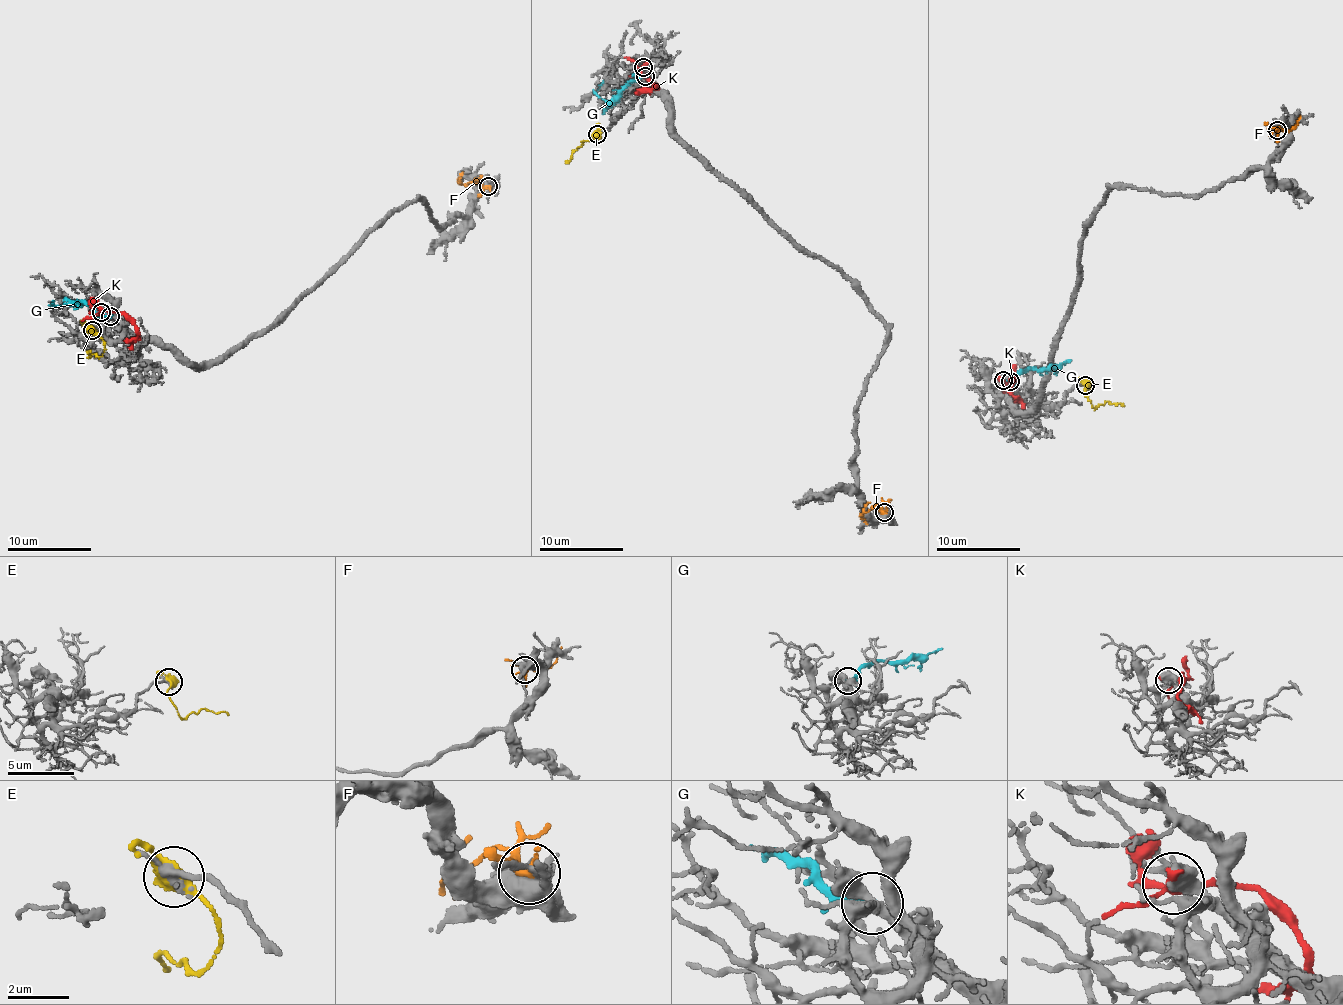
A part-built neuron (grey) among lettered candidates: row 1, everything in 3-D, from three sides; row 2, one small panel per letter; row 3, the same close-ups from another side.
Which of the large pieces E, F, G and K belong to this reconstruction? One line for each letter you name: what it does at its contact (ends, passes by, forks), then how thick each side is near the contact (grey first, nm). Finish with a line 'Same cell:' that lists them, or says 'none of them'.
G: it ends | 240/280 nm
Same cell: G

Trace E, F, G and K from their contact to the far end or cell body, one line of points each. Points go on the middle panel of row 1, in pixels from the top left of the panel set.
E: (598, 134), (599, 138), (586, 141), (565, 163)
F: (884, 513), (874, 505), (862, 516), (867, 523)
G: (646, 77), (630, 79), (613, 100), (605, 101), (595, 92), (603, 81)
K: (643, 67), (641, 74), (655, 88), (635, 94)

